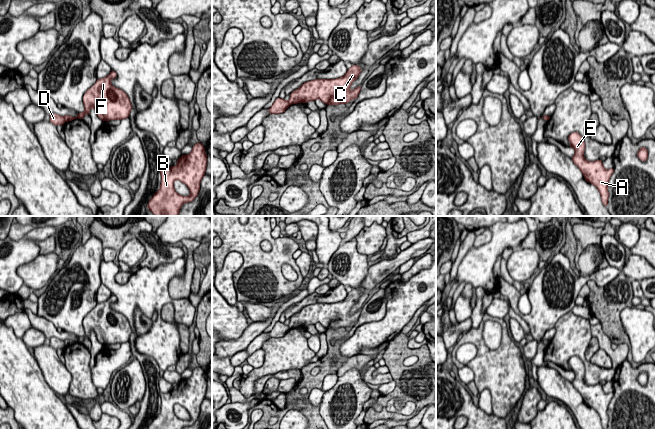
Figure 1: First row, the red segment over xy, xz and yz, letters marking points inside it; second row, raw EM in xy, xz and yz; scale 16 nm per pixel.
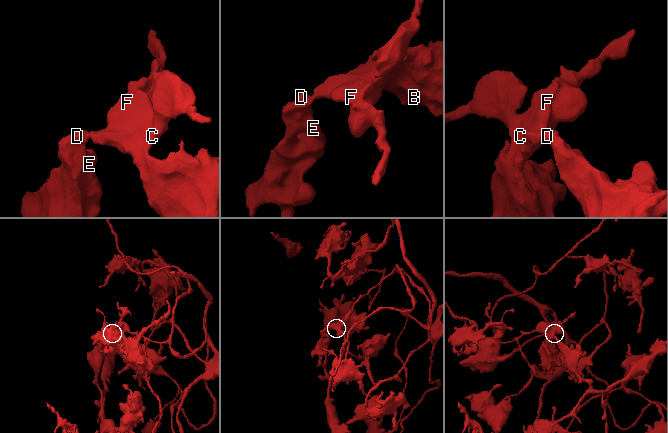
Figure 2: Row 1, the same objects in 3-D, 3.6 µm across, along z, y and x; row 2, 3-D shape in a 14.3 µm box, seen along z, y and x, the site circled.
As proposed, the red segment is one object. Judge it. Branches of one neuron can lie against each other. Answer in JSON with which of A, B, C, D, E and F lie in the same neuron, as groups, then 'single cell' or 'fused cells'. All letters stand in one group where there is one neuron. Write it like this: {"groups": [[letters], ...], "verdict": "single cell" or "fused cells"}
{"groups": [["A", "D", "E"], ["B", "C", "F"]], "verdict": "fused cells"}

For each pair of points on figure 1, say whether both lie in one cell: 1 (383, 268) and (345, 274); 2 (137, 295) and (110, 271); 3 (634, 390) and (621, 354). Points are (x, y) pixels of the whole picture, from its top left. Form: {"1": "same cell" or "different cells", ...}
{"1": "different cells", "2": "same cell", "3": "different cells"}

